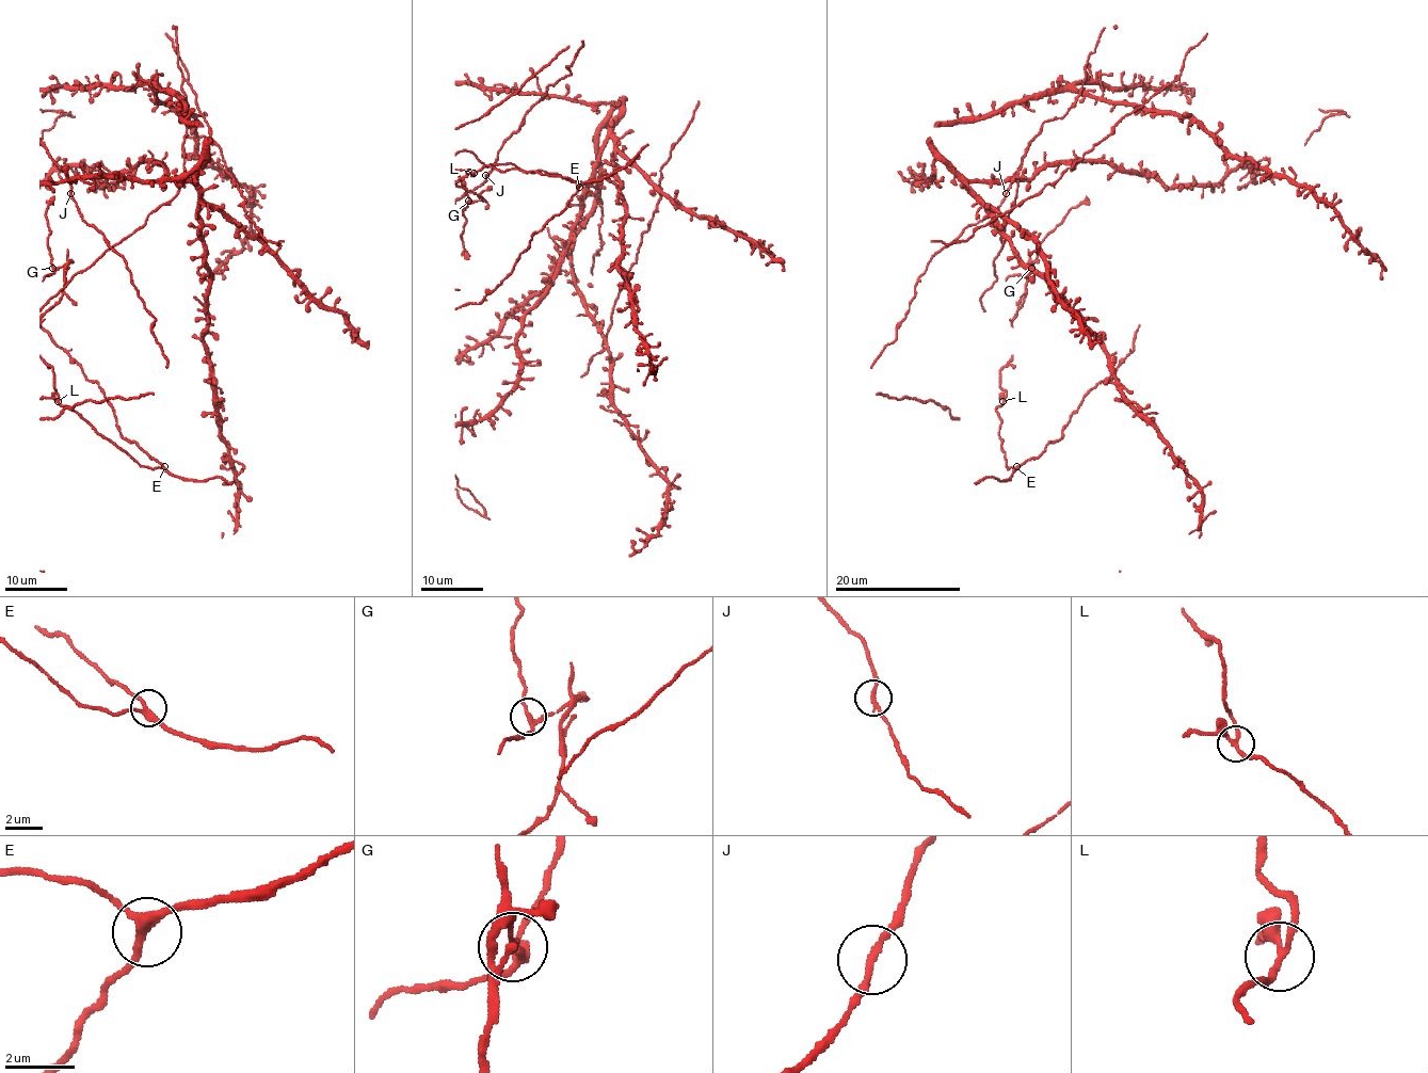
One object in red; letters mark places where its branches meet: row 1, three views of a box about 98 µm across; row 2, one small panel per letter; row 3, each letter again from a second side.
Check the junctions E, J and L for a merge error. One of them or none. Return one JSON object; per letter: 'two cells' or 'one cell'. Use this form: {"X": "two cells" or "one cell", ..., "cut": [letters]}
{"E": "one cell", "J": "one cell", "L": "two cells", "cut": ["L"]}

